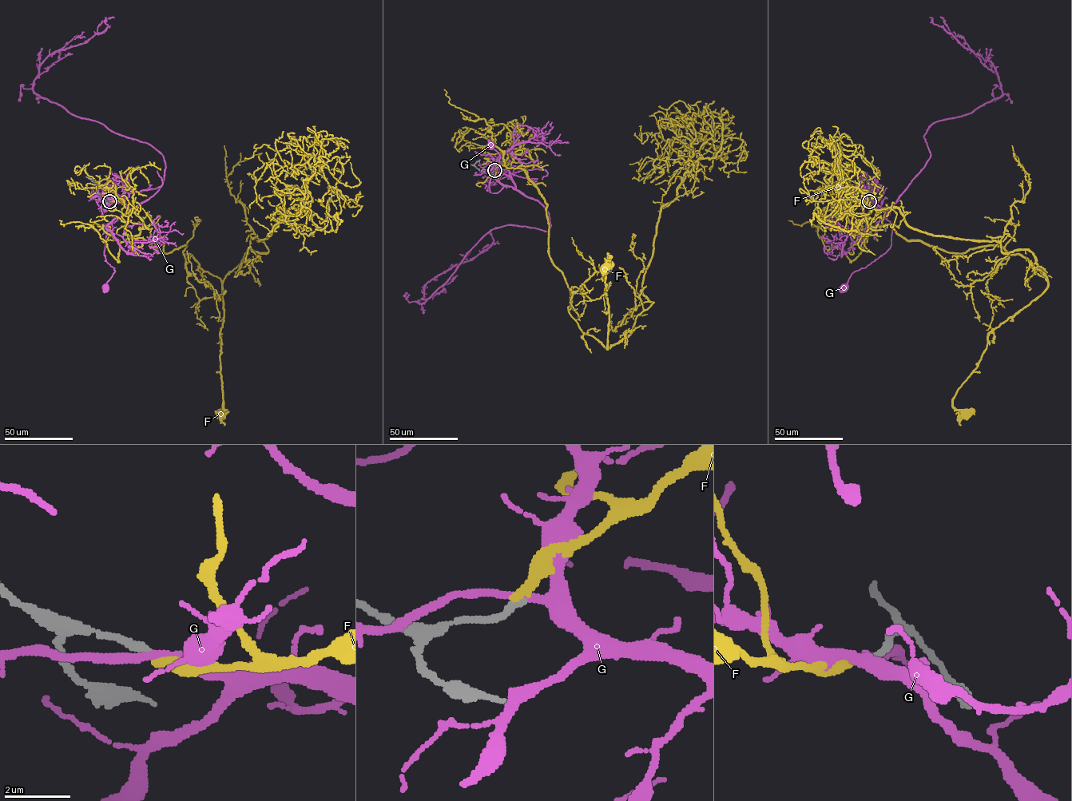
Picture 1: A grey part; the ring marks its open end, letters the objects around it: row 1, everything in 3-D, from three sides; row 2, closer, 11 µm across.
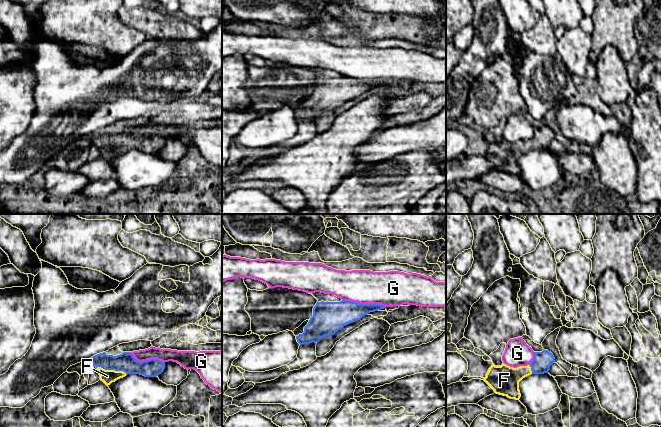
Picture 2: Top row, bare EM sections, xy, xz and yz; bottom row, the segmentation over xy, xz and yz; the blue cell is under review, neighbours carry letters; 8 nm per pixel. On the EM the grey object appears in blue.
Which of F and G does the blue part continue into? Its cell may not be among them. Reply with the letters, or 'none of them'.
F

